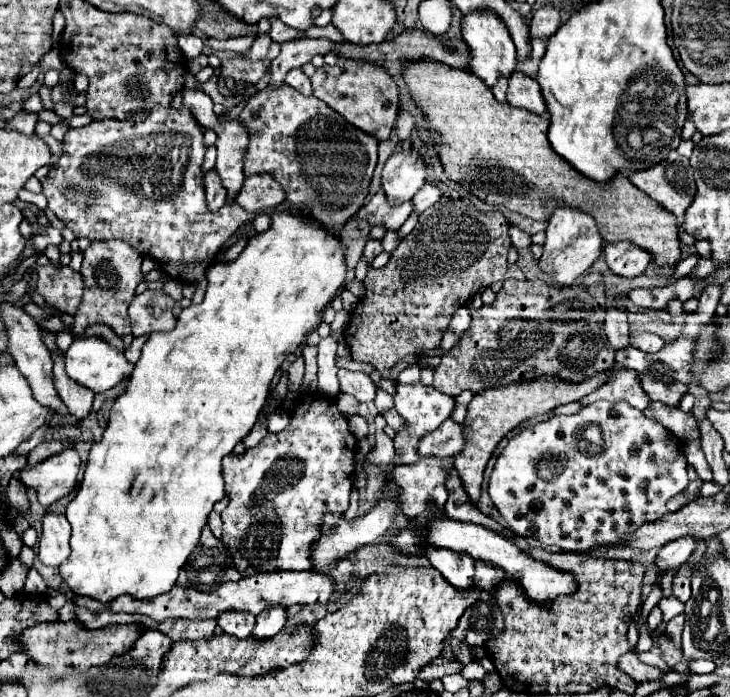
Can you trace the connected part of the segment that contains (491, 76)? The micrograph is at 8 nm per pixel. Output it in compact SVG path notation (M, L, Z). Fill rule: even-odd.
M477 9L477 11L465 13L461 17L461 35L473 51L471 71L481 81L485 81L489 87L493 87L499 77L509 77L509 73L513 73L513 69L517 65L517 51L511 41L507 25L503 23L501 17L497 17L497 13L493 13L489 9Z

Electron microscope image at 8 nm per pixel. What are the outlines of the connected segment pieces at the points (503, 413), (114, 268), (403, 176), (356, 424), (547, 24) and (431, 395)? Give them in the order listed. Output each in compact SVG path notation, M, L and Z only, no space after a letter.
M599 373L597 377L593 377L589 381L583 381L583 383L565 383L565 381L557 381L555 377L541 377L541 381L525 381L525 383L517 383L517 385L503 385L501 389L493 389L493 391L489 389L485 393L475 395L473 401L469 403L469 407L467 407L467 417L463 421L465 445L463 445L461 453L457 453L453 457L453 467L457 469L457 473L461 477L461 483L467 491L467 495L469 495L469 501L473 505L479 501L485 465L487 465L493 449L497 447L497 443L509 431L513 431L523 421L529 421L537 415L553 411L557 405L579 401L589 391L597 389L597 385L601 385L601 381L605 381L607 375L609 373Z
M111 239L111 241L95 241L89 245L89 249L83 253L83 265L81 265L85 289L83 289L83 301L73 321L75 337L85 333L85 329L95 323L103 323L111 327L113 333L119 337L131 333L127 309L129 309L131 299L137 295L135 293L137 285L143 281L141 263L143 263L143 255L137 253L137 249L133 249L125 241Z
M409 149L393 153L387 159L381 175L381 185L389 205L401 205L413 199L413 195L425 183L425 175L427 167L417 151Z
M355 415L355 417L351 417L349 419L349 427L351 427L351 433L355 435L355 437L367 437L367 433L369 433L369 427L367 427L367 421L363 419L363 417L359 417L359 415Z
M543 5L531 19L531 39L549 39L561 25L559 11L551 5Z
M399 383L397 385L395 409L399 411L401 417L405 417L407 425L403 429L399 429L395 435L395 467L421 459L417 453L417 441L425 433L437 429L437 425L441 425L441 421L445 421L453 413L453 405L455 405L455 399L437 391L435 387L425 387L421 383L413 383L413 385L401 385Z

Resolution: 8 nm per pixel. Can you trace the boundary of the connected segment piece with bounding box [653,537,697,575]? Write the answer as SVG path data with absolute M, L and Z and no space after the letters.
M681 537L681 541L671 541L669 545L663 545L653 561L657 575L663 575L667 569L681 565L681 561L685 561L685 557L693 553L693 545L697 545L697 541L689 541L689 537Z

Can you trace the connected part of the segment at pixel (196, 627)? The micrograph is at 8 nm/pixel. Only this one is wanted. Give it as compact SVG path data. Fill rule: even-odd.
M163 621L155 625L157 631L165 633L167 637L173 637L173 641L197 641L211 637L215 631L215 621Z

